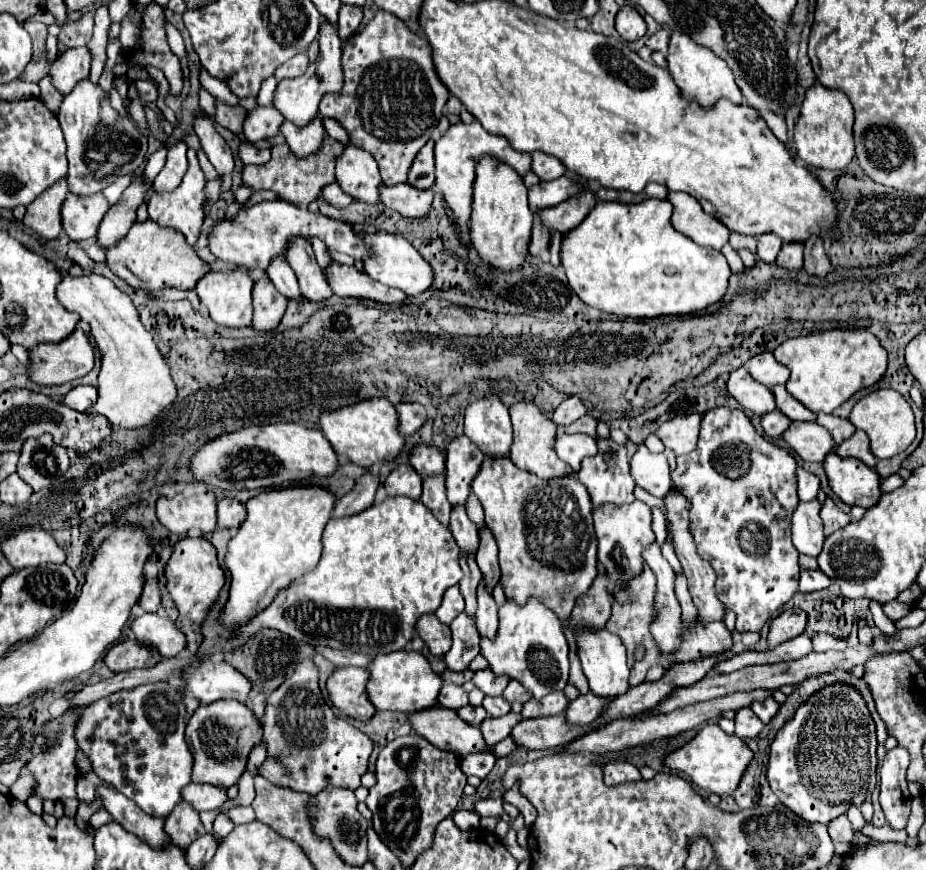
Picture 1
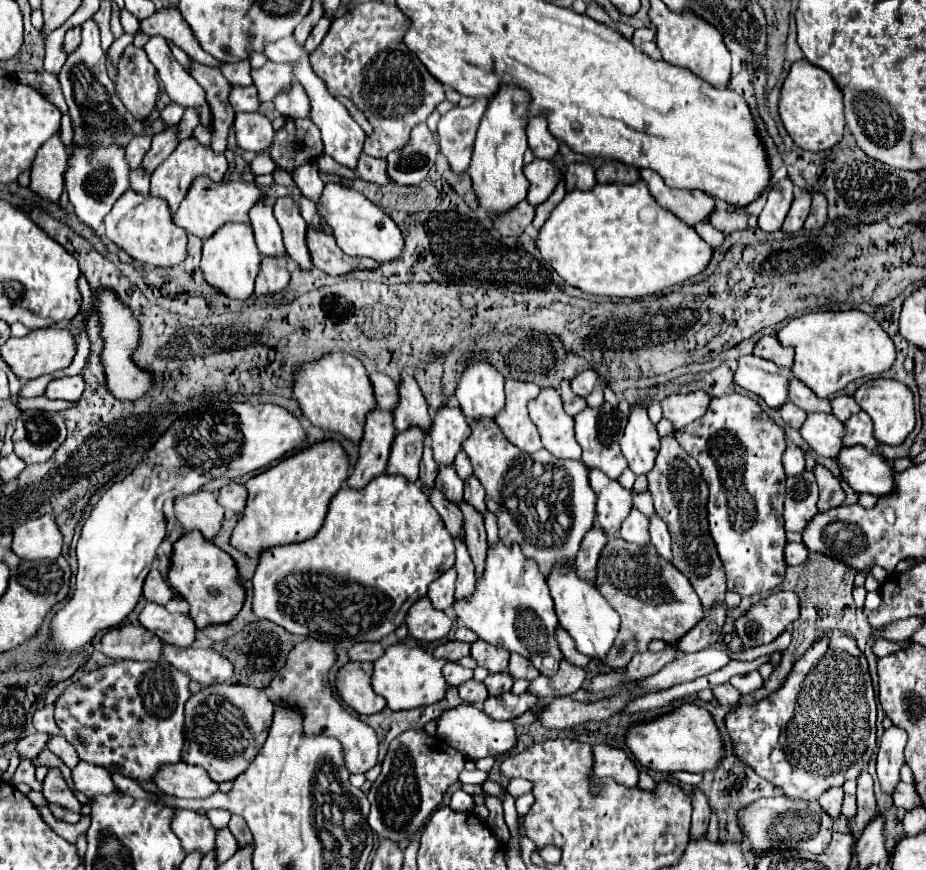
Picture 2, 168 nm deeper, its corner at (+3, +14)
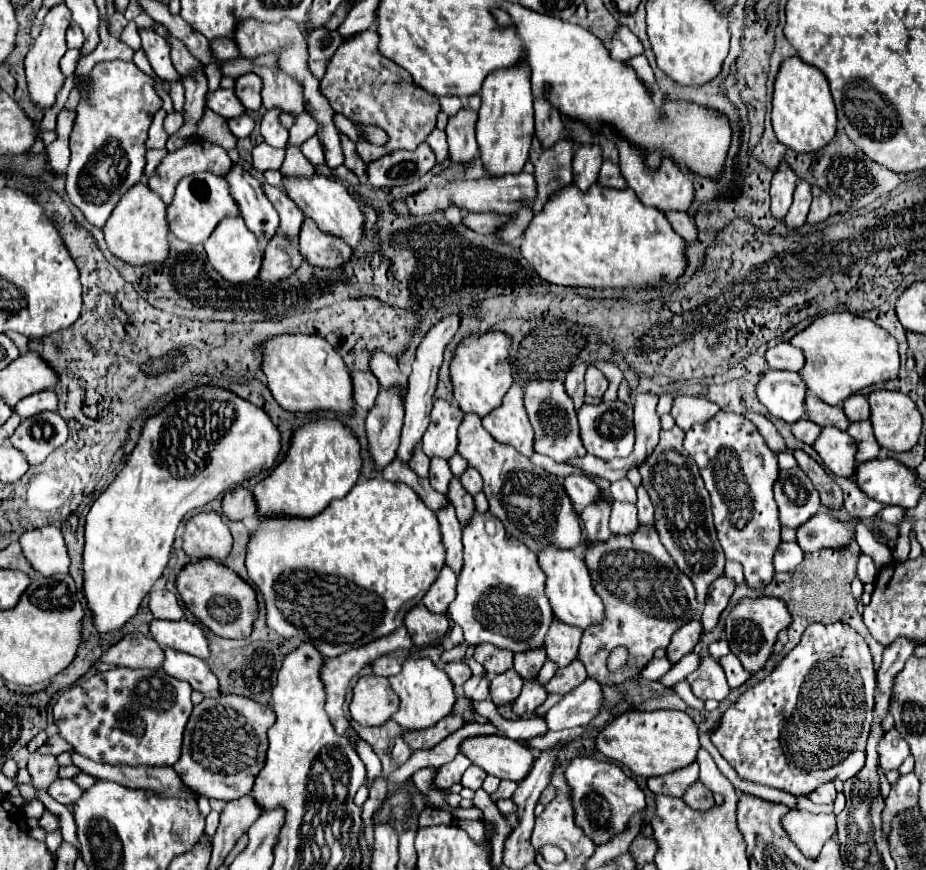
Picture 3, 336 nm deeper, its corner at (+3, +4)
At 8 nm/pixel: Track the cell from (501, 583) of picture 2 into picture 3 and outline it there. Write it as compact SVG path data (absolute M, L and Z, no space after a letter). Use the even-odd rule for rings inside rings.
M478 512L474 514L472 522L462 530L462 542L464 542L464 568L458 576L456 598L452 600L448 614L464 630L466 642L474 646L488 642L492 646L506 648L512 652L544 648L546 630L550 626L550 620L554 620L554 614L544 594L546 576L538 566L538 558L522 542L508 540L502 522L494 518L490 512L486 512L484 516L480 516Z

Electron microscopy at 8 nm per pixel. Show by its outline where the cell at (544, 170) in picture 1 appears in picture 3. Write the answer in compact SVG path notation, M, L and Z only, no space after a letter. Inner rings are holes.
M534 100L534 126L536 126L536 138L542 142L542 148L554 146L562 138L562 130L566 120L558 110L554 110L544 100Z

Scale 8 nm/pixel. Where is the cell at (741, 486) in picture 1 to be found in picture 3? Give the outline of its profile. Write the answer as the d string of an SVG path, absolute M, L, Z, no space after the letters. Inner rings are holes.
M724 410L706 424L692 426L686 432L684 448L696 460L706 490L710 492L714 524L726 560L740 562L746 584L754 590L764 590L764 586L772 582L772 560L782 542L778 506L772 498L772 488L778 478L776 454L744 414Z

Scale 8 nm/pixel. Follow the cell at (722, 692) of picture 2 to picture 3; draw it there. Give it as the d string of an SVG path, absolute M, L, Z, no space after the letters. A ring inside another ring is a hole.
M702 654L700 668L692 674L688 674L688 684L692 686L692 692L700 700L726 700L730 694L730 688L726 684L726 676L722 666L710 658L710 654Z

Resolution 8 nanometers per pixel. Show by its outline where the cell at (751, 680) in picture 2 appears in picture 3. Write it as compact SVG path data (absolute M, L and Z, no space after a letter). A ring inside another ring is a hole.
M734 654L722 656L722 658L720 658L720 664L722 664L724 672L726 672L728 686L730 686L732 690L736 690L738 686L742 686L742 684L746 684L746 682L748 682L750 674L746 674L746 670L742 670L742 664L738 662L738 658L736 658Z

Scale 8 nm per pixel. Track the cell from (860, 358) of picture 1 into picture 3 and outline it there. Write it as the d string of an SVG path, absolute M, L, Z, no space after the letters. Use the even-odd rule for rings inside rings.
M832 312L816 318L808 328L792 336L792 346L802 348L806 362L800 370L806 388L830 406L842 404L850 394L878 382L894 380L898 376L900 358L896 340L868 318L850 312Z

